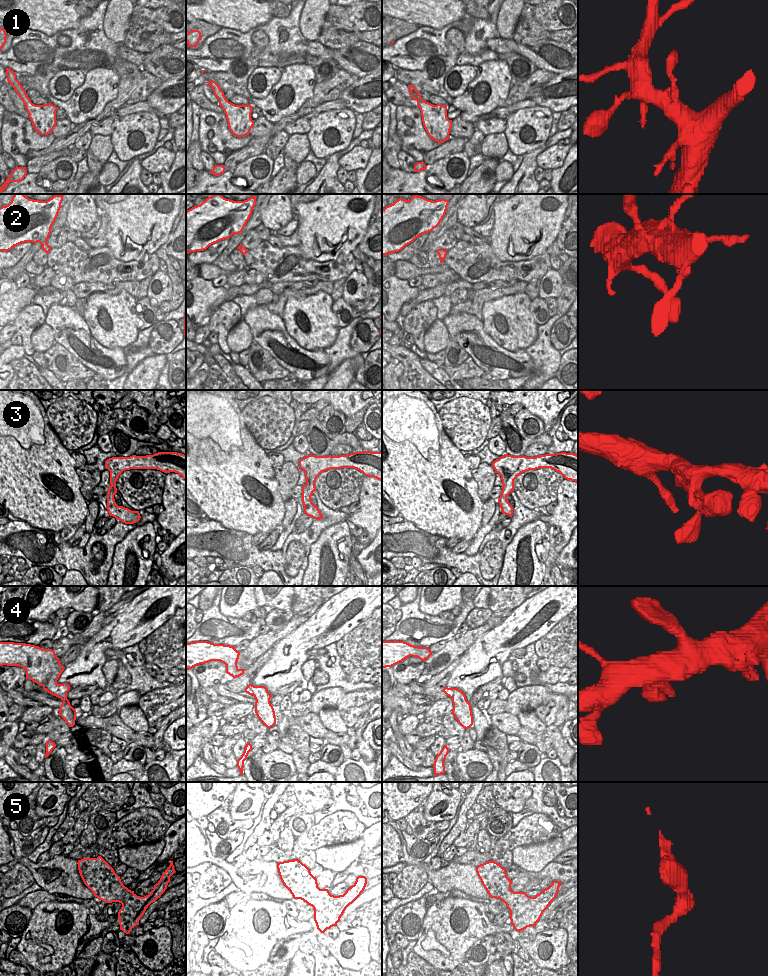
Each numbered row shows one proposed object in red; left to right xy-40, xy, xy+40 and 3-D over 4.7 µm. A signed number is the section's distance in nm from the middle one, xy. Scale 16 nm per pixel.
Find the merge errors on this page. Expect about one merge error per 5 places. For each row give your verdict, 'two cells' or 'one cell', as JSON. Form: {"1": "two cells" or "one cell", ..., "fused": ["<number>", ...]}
{"1": "one cell", "2": "one cell", "3": "one cell", "4": "one cell", "5": "one cell", "fused": []}

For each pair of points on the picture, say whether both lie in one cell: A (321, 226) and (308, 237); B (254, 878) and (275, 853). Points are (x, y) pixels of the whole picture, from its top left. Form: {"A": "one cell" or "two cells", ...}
{"A": "one cell", "B": "two cells"}

